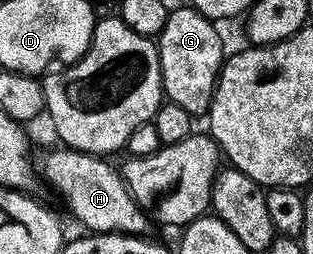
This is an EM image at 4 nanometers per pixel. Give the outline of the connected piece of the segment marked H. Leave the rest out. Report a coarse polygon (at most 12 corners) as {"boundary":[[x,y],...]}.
{"boundary":[[53,150],[49,186],[90,235],[145,236],[150,219],[106,159]]}

